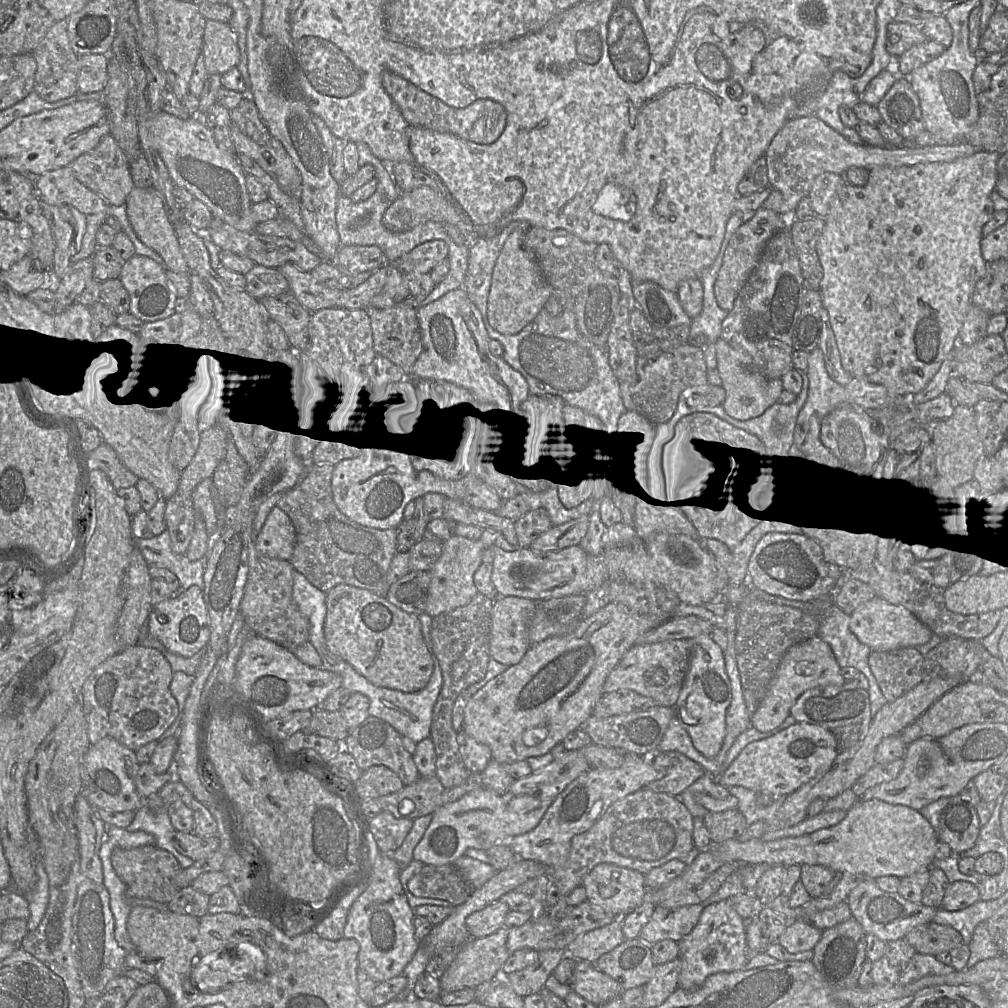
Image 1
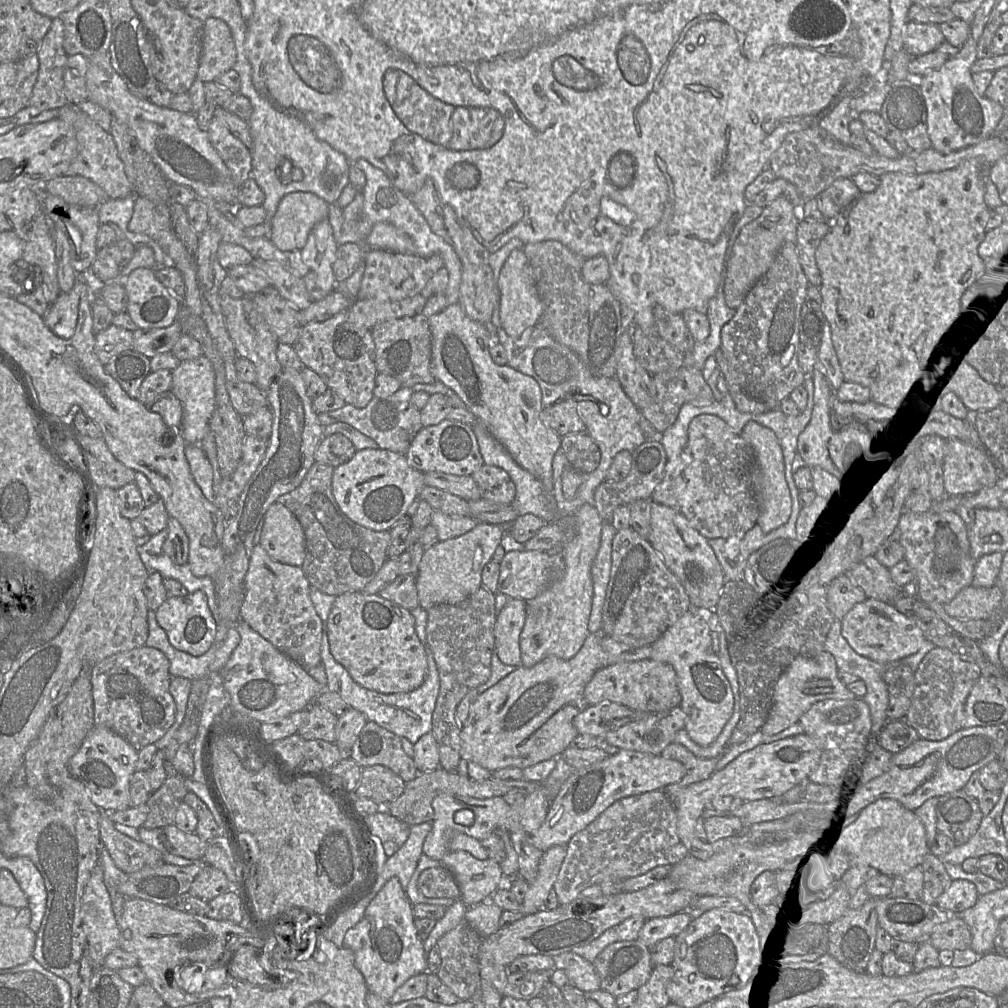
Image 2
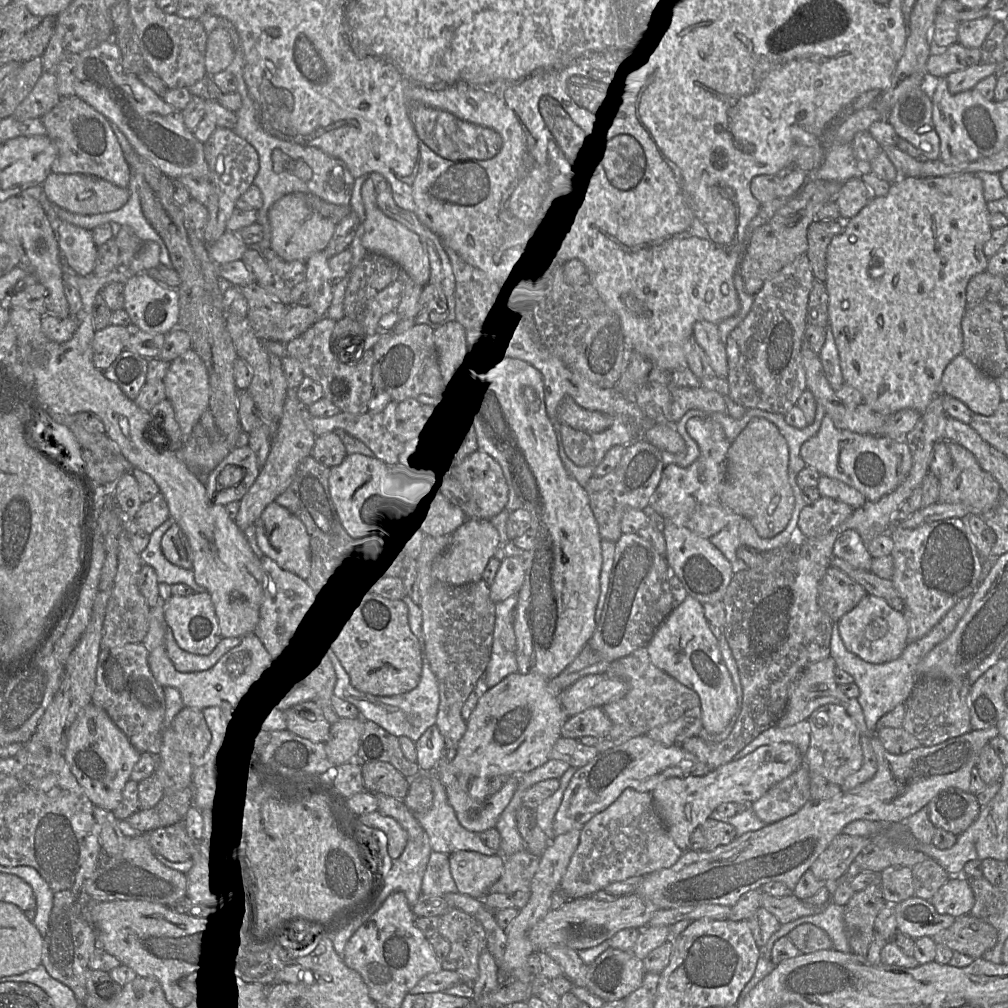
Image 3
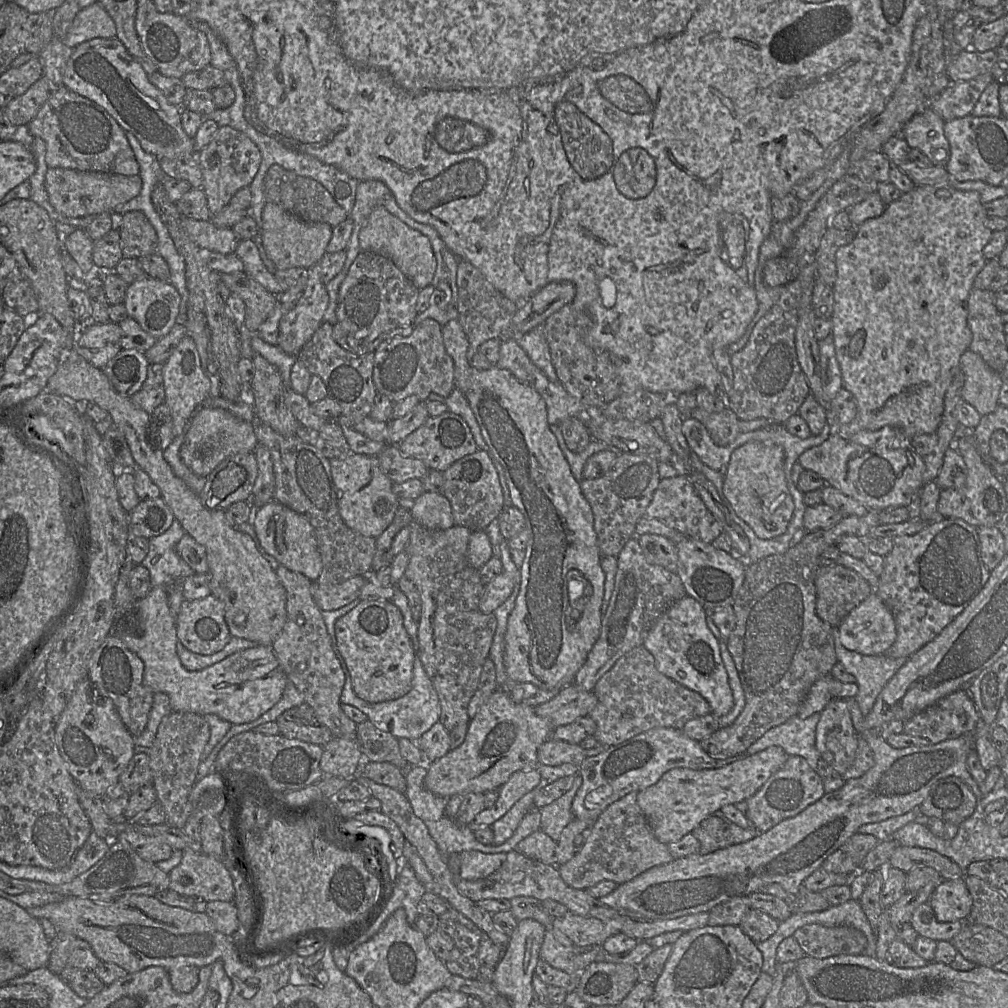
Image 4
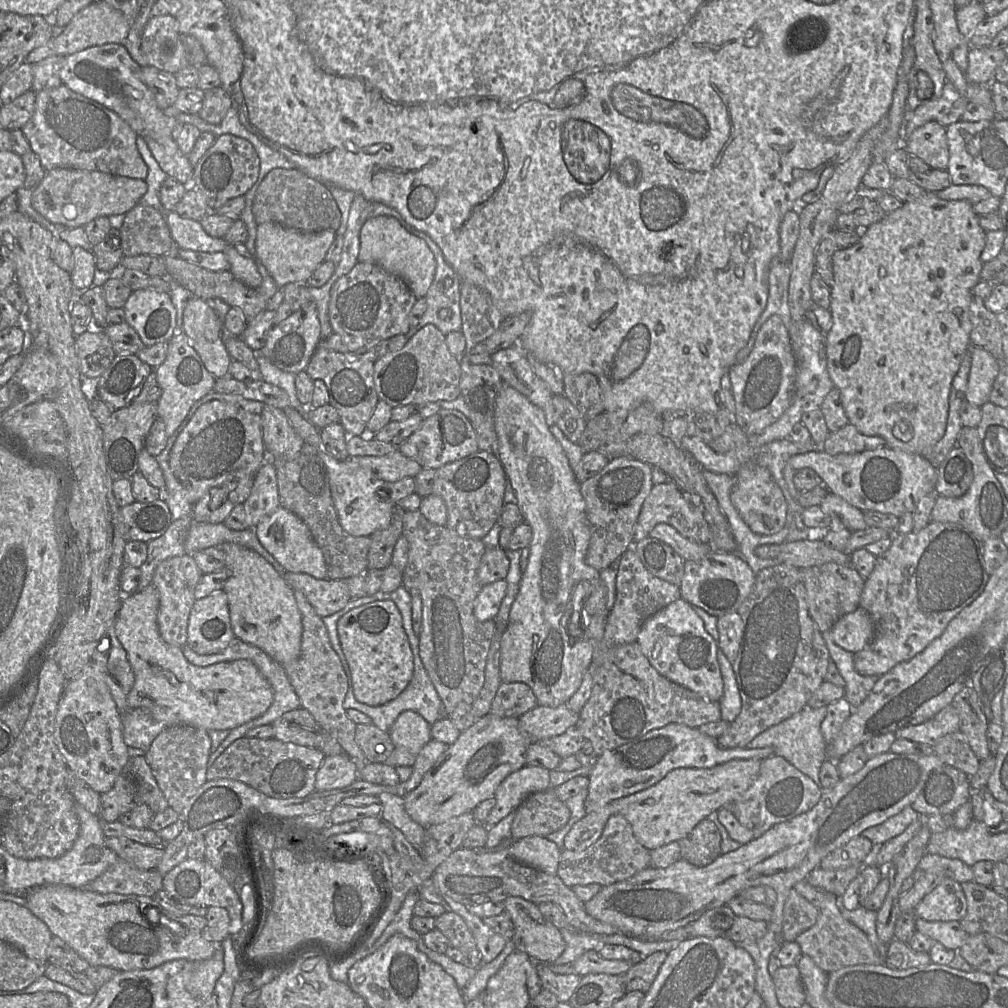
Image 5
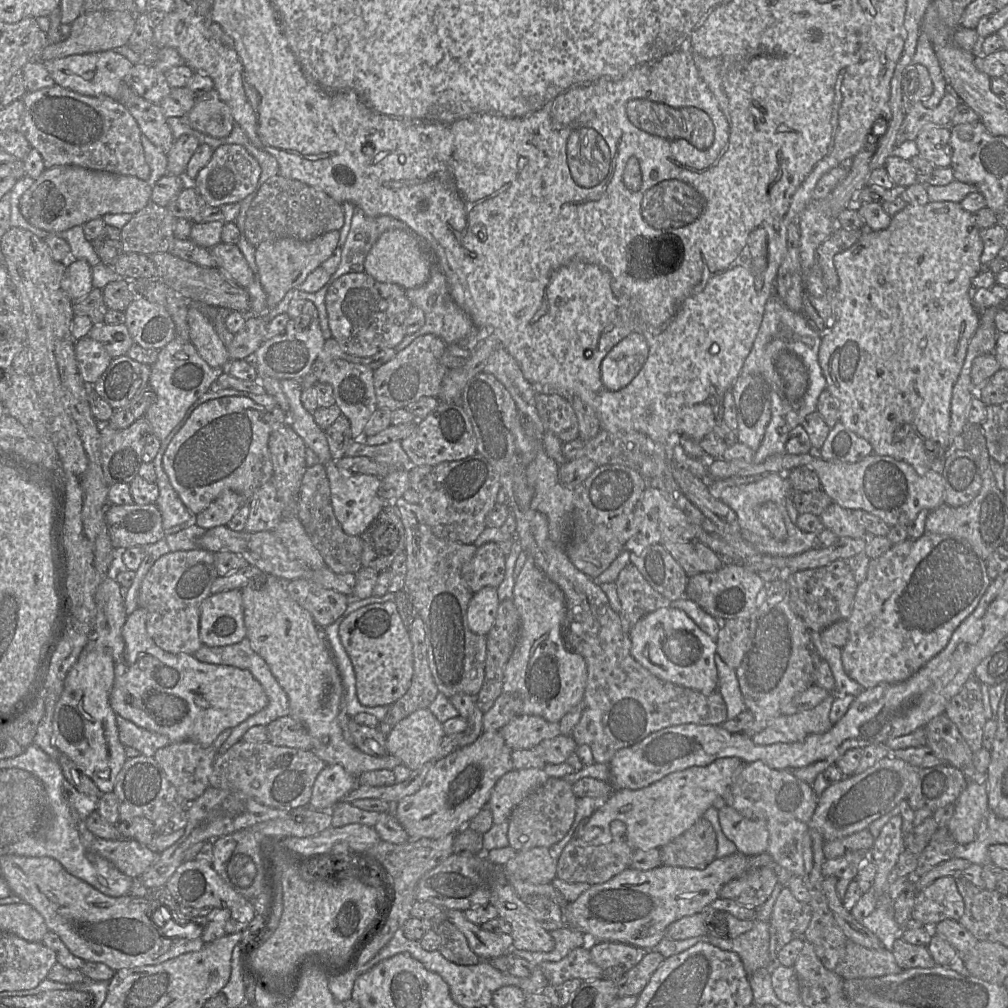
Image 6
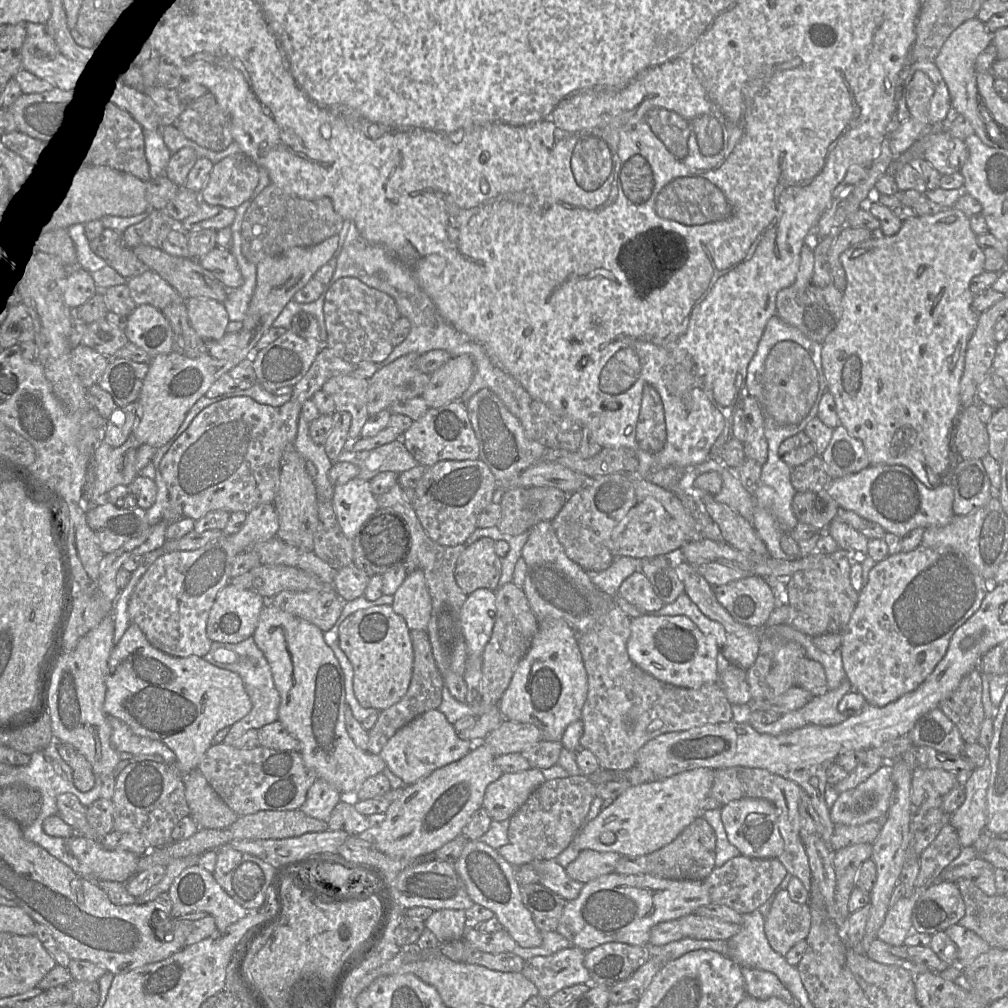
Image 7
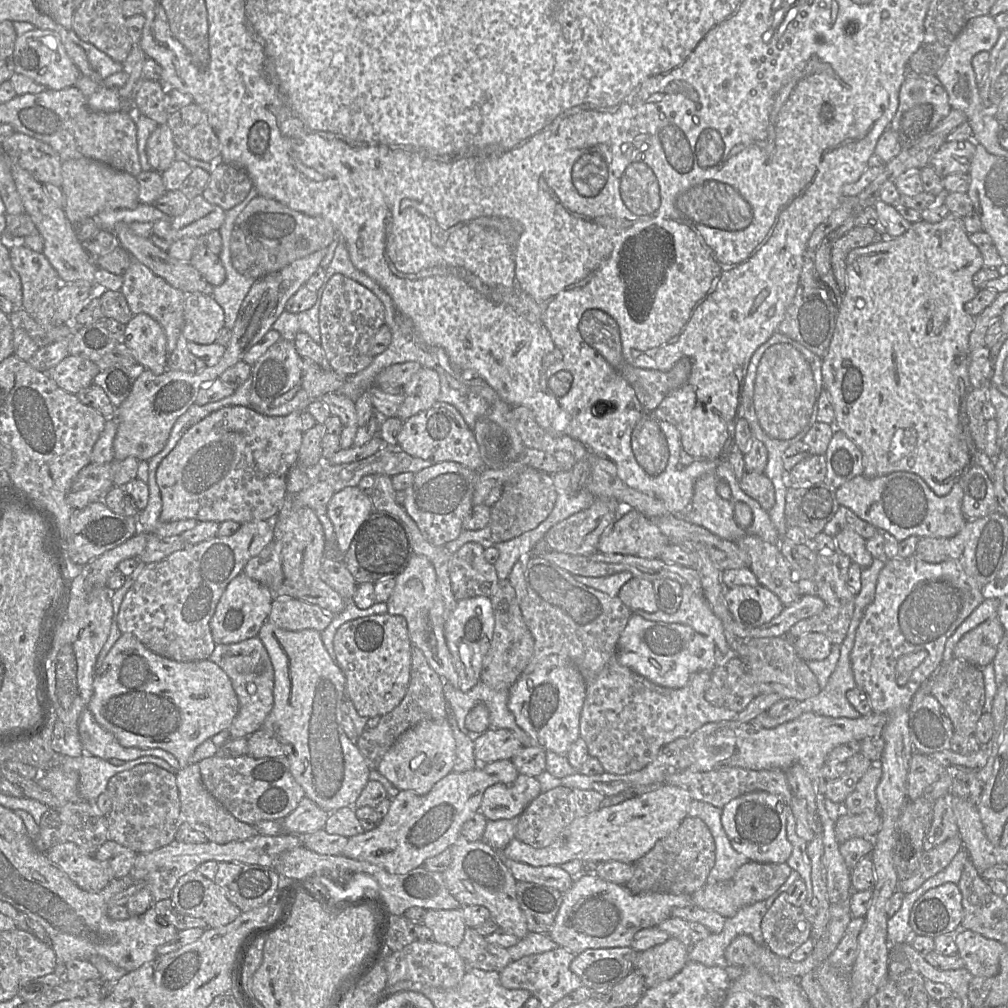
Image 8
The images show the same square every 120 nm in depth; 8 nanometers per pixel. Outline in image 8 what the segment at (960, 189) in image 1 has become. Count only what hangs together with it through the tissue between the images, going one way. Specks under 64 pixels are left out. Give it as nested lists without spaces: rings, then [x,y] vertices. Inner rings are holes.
[[[949,213],[946,218],[938,223],[928,223],[923,220],[911,223],[909,229],[896,238],[882,238],[879,242],[853,249],[849,252],[846,258],[846,274],[847,274],[847,287],[846,291],[843,293],[842,303],[839,306],[839,312],[836,321],[836,327],[834,334],[832,336],[829,349],[822,359],[822,375],[824,381],[825,389],[830,393],[832,398],[832,405],[835,411],[835,428],[843,431],[853,442],[860,448],[863,454],[863,466],[864,471],[863,475],[868,479],[877,478],[880,476],[885,476],[893,472],[905,471],[911,472],[919,475],[926,484],[931,488],[931,490],[937,496],[947,495],[954,484],[958,483],[961,477],[974,465],[978,464],[978,458],[981,452],[970,433],[969,429],[969,420],[967,415],[967,400],[969,394],[974,390],[969,378],[969,361],[967,357],[970,355],[970,334],[976,325],[976,317],[970,315],[965,310],[965,304],[973,300],[977,293],[978,289],[973,284],[973,276],[979,270],[983,268],[983,257],[979,249],[969,240],[969,234],[966,232],[963,223],[963,217],[956,216],[952,213]]]

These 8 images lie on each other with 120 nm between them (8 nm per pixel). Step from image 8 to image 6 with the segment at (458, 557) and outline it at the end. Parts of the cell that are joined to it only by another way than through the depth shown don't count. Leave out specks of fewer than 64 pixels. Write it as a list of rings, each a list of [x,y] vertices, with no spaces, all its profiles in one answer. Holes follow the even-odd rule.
[[[487,542],[463,565],[462,578],[473,593],[485,586],[497,588],[505,578],[505,558],[498,543]]]

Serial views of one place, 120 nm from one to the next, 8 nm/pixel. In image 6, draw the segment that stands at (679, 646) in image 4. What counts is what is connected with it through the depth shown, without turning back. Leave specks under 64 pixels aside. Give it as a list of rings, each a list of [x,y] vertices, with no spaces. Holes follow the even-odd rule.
[[[661,608],[645,615],[630,630],[631,654],[661,680],[710,695],[718,689],[717,643],[683,611]]]

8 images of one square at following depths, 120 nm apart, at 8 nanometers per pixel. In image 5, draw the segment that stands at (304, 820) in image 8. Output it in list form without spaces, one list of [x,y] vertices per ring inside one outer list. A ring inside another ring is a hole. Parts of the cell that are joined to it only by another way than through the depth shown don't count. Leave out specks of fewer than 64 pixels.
[[[345,753],[325,756],[316,773],[315,790],[334,790],[352,784],[358,779],[359,766]]]

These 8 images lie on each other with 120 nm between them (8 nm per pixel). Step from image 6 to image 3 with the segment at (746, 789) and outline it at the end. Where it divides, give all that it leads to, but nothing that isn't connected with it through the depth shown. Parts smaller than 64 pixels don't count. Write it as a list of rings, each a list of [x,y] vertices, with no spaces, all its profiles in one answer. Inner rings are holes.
[[[802,764],[753,802],[751,808],[759,819],[769,825],[795,814],[810,799],[809,769]]]

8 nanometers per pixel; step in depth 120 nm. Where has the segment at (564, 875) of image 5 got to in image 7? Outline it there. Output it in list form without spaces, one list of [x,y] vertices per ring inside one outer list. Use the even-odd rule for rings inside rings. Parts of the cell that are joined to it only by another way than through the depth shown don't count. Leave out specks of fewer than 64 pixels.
[[[584,849],[566,868],[567,875],[583,884],[602,875],[614,872],[620,854],[616,852],[598,852]]]

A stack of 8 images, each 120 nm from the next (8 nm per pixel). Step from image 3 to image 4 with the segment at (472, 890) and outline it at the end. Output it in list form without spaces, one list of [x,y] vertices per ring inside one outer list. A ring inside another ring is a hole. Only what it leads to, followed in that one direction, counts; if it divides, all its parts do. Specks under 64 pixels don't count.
[[[479,851],[459,853],[460,876],[468,881],[485,878],[499,869],[507,853],[484,854]]]

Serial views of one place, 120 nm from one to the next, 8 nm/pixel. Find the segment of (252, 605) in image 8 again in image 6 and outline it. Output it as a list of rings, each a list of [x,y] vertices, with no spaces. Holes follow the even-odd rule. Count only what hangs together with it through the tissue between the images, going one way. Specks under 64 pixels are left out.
[[[239,589],[207,597],[200,608],[199,635],[203,645],[221,647],[246,637],[242,593]]]

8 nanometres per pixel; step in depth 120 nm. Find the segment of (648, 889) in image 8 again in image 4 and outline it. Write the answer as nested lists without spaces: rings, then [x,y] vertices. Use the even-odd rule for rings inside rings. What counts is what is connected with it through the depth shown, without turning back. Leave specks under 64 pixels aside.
[[[708,816],[691,832],[700,843],[700,855],[710,854],[730,845],[730,832],[721,819]]]

